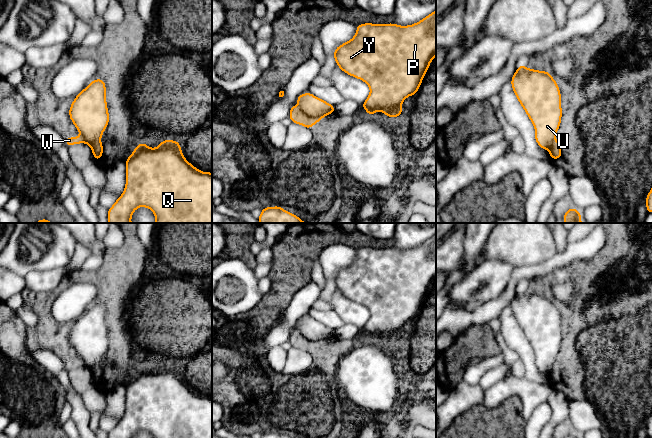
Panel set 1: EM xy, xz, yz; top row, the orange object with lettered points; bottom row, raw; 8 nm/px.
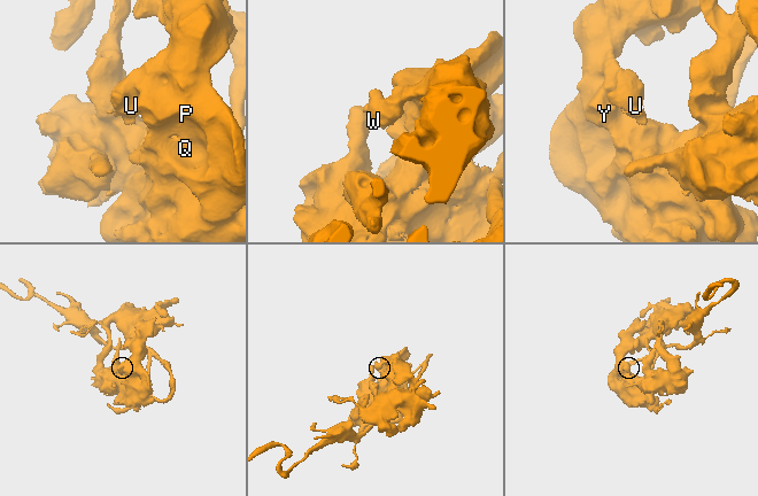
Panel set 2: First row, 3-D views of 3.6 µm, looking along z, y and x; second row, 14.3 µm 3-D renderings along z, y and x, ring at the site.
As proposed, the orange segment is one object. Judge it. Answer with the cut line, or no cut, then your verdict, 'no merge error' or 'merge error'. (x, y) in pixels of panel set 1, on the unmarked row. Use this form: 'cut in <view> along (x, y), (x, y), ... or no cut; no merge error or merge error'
cut in xz along (299, 332), (309, 340), (323, 340); merge error

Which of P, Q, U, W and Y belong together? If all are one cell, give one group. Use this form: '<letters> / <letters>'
P Q U Y / W

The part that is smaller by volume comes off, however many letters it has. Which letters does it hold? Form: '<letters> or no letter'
W

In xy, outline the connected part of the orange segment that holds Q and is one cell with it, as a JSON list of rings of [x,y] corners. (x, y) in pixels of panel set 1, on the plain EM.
[[[162,364],[156,372],[149,372],[145,366],[136,369],[132,378],[126,386],[126,408],[122,419],[116,424],[111,432],[108,433],[108,438],[133,438],[138,431],[147,431],[154,438],[212,438],[212,397],[202,396],[189,387],[182,378],[181,369],[175,364]]]

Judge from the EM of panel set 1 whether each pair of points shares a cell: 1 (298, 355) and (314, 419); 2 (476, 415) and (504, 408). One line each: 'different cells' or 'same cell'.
1: different cells
2: same cell

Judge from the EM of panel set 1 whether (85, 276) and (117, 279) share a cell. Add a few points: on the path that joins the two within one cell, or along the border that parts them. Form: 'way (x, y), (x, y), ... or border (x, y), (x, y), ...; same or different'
way (93, 278), (109, 278); same

